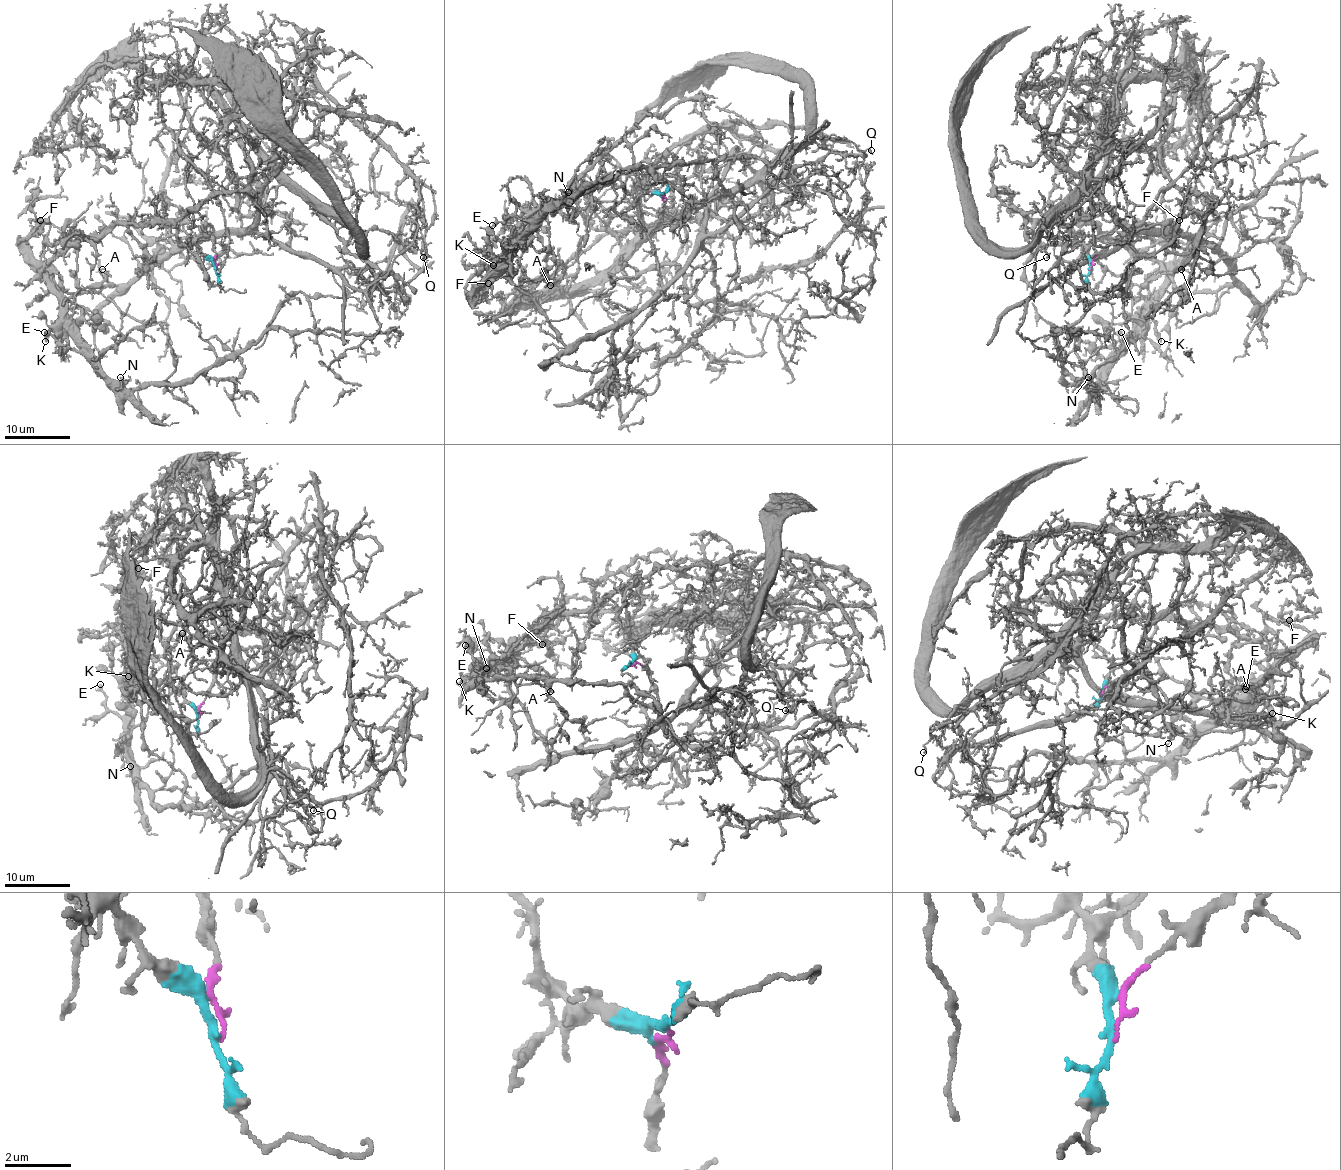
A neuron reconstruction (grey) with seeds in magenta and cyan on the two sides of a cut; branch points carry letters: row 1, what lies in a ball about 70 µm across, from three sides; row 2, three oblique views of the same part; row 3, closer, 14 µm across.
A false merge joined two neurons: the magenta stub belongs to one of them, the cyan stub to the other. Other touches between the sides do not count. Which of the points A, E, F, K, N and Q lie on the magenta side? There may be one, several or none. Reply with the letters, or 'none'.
Q

